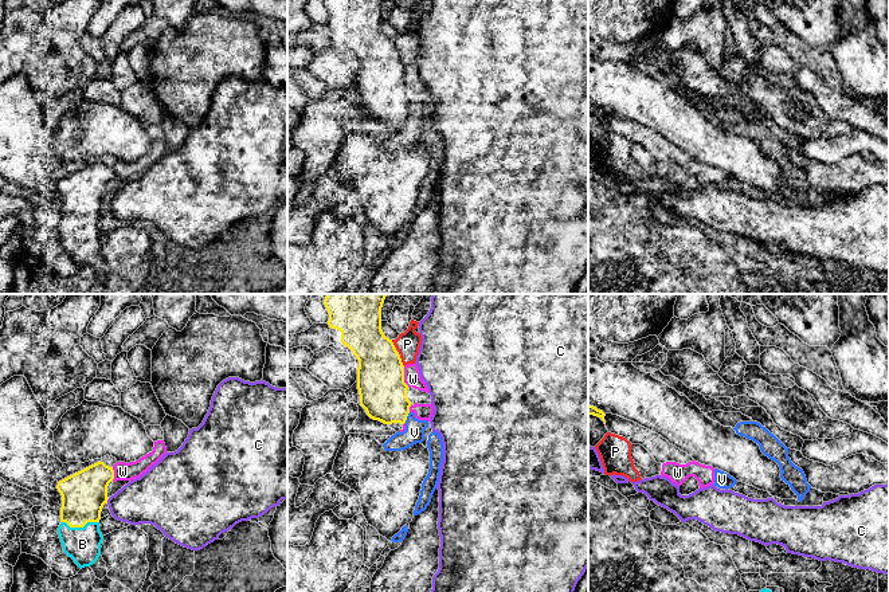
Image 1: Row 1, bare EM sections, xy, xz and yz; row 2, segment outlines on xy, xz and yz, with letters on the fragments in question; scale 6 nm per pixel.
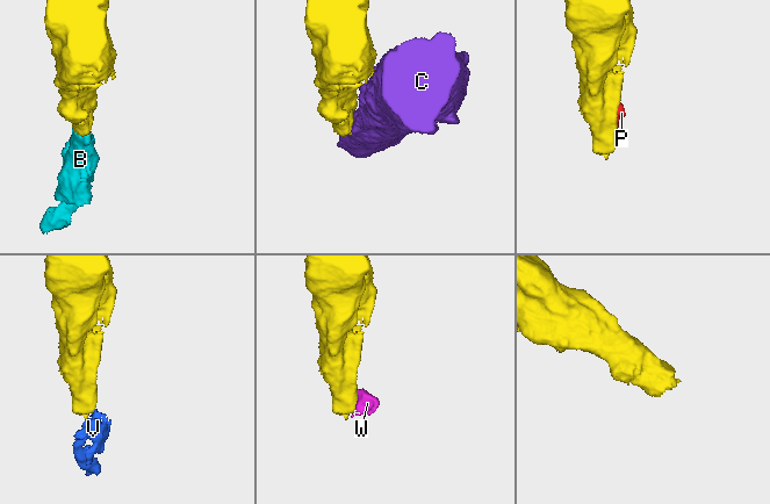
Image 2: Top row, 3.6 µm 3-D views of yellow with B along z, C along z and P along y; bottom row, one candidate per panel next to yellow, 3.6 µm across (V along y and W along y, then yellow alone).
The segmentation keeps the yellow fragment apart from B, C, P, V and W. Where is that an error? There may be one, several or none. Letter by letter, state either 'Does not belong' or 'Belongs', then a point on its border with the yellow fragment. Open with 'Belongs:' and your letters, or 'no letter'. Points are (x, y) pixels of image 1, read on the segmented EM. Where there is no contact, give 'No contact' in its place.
Belongs: B
B: Belongs. Touches yellow at xy (79, 526)
C: Does not belong. Touches yellow at xy (106, 501)
P: Does not belong. Touches yellow at xz (398, 353)
V: Does not belong. Touches yellow at xz (406, 418)
W: Does not belong. Touches yellow at xz (403, 376)

